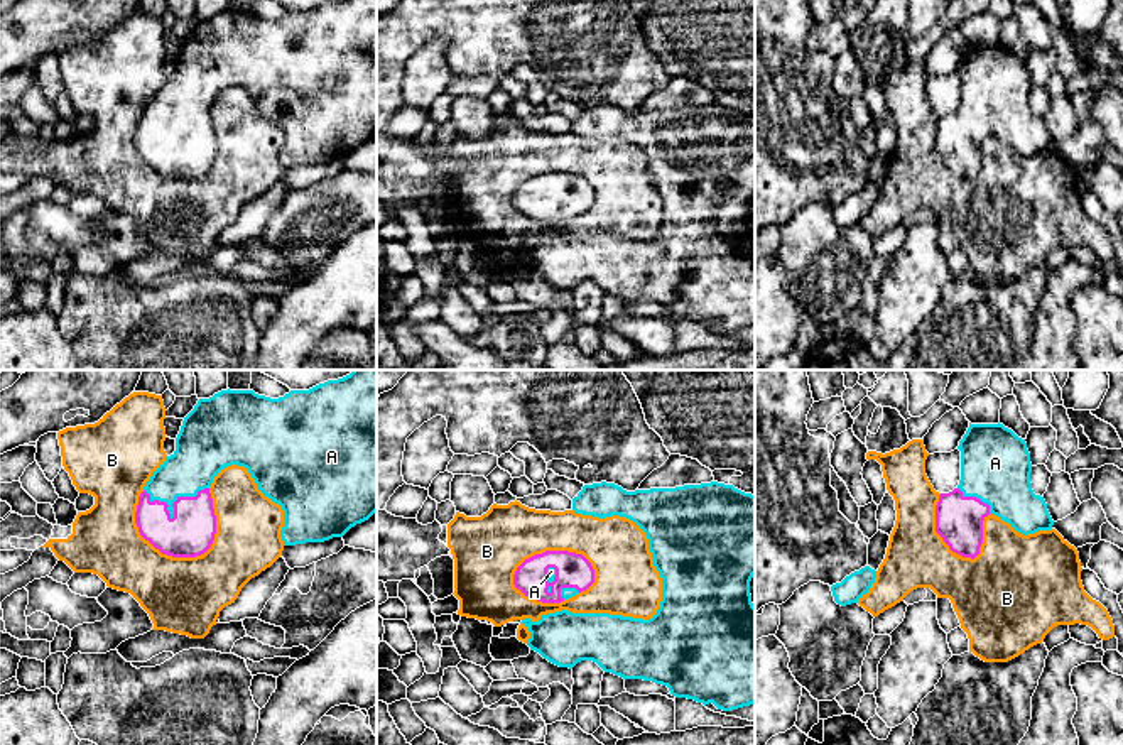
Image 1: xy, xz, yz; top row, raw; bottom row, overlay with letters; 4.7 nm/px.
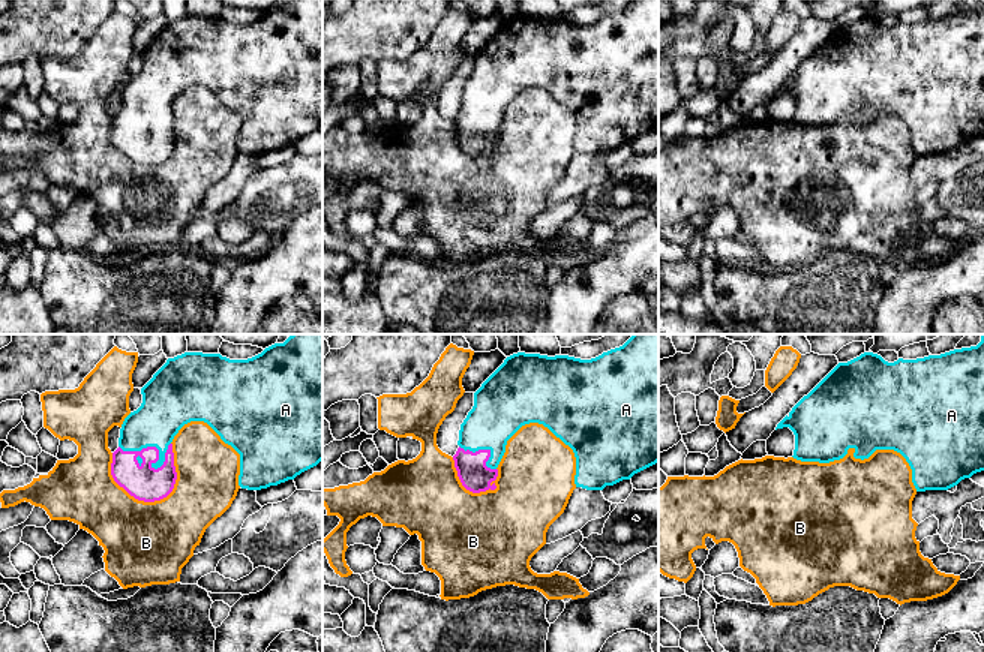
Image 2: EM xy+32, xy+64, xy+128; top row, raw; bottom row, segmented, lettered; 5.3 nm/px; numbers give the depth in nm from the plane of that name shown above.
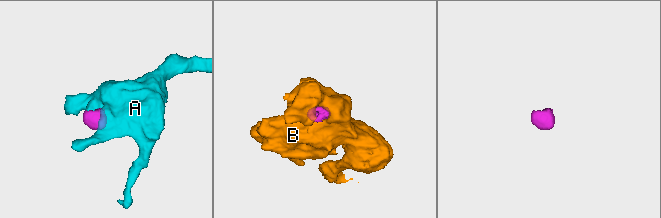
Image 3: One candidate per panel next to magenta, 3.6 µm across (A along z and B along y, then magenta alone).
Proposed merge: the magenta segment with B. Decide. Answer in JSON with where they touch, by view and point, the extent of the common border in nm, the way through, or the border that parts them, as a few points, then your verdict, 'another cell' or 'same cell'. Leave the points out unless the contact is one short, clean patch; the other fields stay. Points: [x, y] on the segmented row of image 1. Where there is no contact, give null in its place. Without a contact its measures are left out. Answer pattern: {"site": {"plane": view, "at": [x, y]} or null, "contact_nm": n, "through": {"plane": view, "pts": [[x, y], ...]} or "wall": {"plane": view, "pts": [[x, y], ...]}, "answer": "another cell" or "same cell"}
{"site": {"plane": "xz", "at": [559, 551]}, "contact_nm": 400, "answer": "another cell"}

